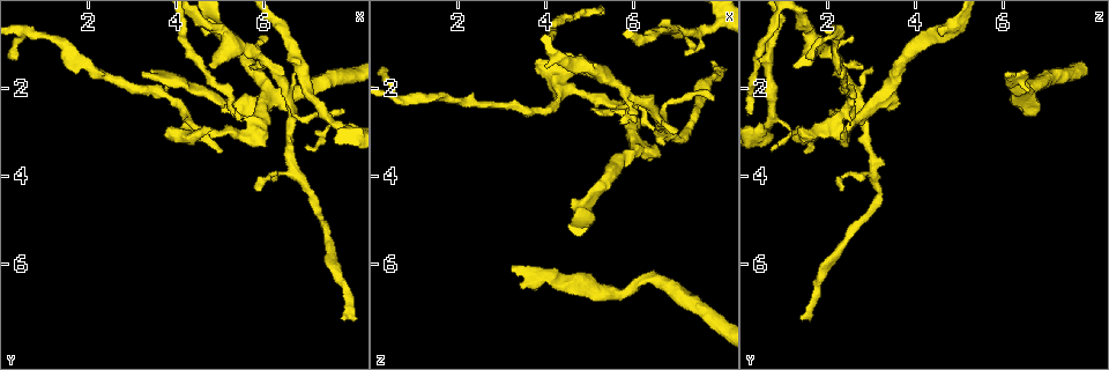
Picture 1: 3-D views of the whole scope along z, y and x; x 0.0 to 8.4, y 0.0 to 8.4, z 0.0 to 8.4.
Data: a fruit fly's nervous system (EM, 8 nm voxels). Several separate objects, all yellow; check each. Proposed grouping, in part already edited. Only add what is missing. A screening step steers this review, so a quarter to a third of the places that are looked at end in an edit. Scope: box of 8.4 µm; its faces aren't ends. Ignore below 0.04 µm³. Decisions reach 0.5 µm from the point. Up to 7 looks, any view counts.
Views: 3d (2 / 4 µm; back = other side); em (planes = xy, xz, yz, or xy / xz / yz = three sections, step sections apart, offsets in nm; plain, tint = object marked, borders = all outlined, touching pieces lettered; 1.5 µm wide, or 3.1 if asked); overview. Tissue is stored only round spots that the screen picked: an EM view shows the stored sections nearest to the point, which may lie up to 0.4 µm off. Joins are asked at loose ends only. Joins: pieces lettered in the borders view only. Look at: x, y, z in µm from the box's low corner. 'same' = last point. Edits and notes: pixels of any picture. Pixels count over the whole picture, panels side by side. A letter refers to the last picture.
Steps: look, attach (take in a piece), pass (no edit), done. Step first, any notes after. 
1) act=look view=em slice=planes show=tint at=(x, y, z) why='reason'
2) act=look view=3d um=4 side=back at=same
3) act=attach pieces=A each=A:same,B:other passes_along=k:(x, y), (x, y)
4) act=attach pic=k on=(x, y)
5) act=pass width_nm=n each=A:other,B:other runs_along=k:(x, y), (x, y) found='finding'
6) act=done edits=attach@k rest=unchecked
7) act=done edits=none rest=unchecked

act=look view=3d um=4 at=(4.80, 1.50, 1.20) why='free end'

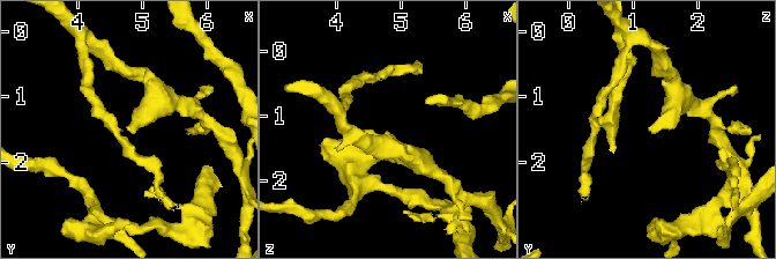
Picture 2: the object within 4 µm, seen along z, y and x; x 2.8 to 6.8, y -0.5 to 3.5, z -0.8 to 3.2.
act=look view=em slice=xz step=8 show=tint at=(4.80, 1.45, 1.25)

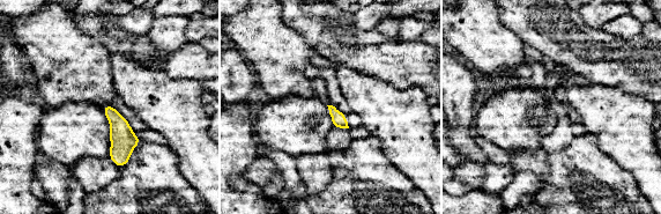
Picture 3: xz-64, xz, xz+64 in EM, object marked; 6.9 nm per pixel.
act=look view=em slice=planes show=borders at=same

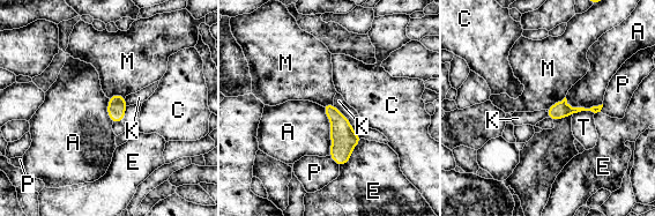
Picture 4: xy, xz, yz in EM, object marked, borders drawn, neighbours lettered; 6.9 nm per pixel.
act=pass longest_contact=A:340nm each=A:other,C:other,E:other,K:other,M:other,P:other,T:other found='no lettered piece goes on from it'

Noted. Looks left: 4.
act=look view=em slice=xy step=4 show=tint at=(6.05, 0.95, 2.65) why='branch stops here'

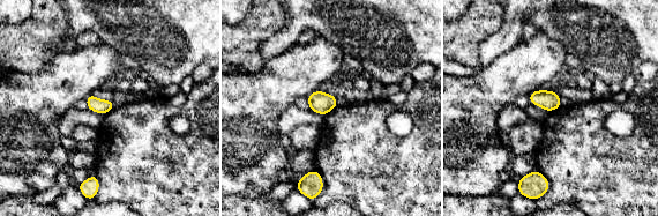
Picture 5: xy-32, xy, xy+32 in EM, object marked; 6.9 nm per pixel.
act=look view=em slice=planes show=borders at=same

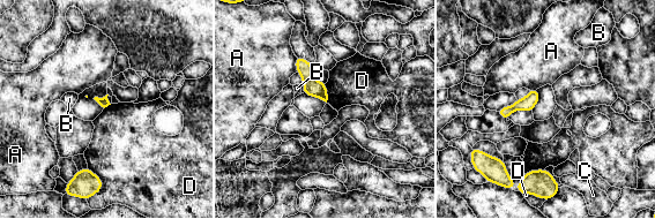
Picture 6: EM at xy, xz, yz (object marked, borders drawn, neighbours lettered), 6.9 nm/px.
act=pass each=A:other,B:other,C:other,D:other found='none of them fits'

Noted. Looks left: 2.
act=done edits=none rest=unchecked

